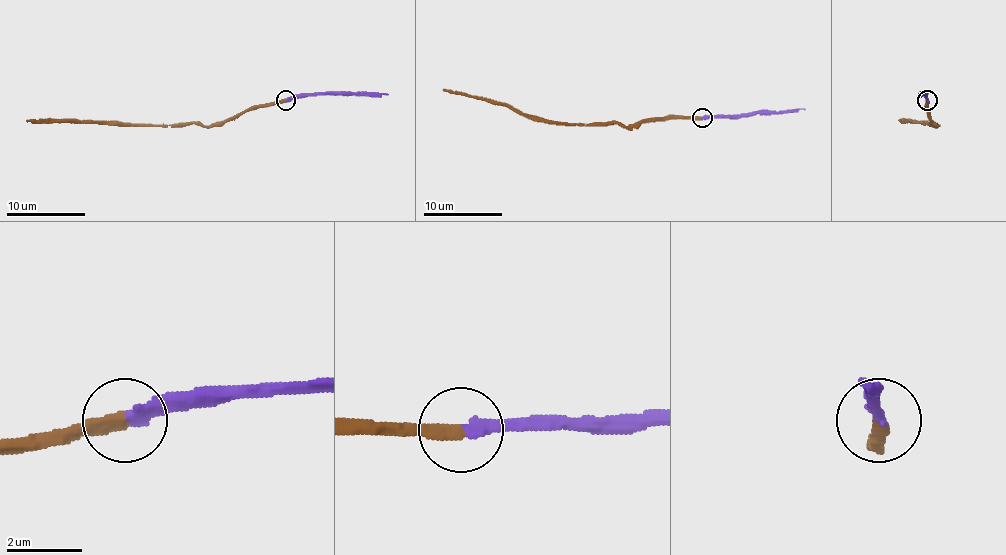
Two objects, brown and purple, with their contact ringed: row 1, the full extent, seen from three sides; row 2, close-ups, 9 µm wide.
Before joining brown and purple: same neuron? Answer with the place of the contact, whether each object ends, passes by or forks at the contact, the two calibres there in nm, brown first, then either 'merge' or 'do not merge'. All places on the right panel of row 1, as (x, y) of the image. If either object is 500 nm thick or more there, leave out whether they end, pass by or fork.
place (927, 100); brown ends; purple ends; calibres 320 and 320 nm; merge

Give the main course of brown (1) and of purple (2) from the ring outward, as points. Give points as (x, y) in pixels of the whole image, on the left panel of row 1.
1: (286, 101), (250, 107), (207, 126), (195, 122), (114, 124), (26, 120)
2: (286, 101), (310, 95), (388, 95)

